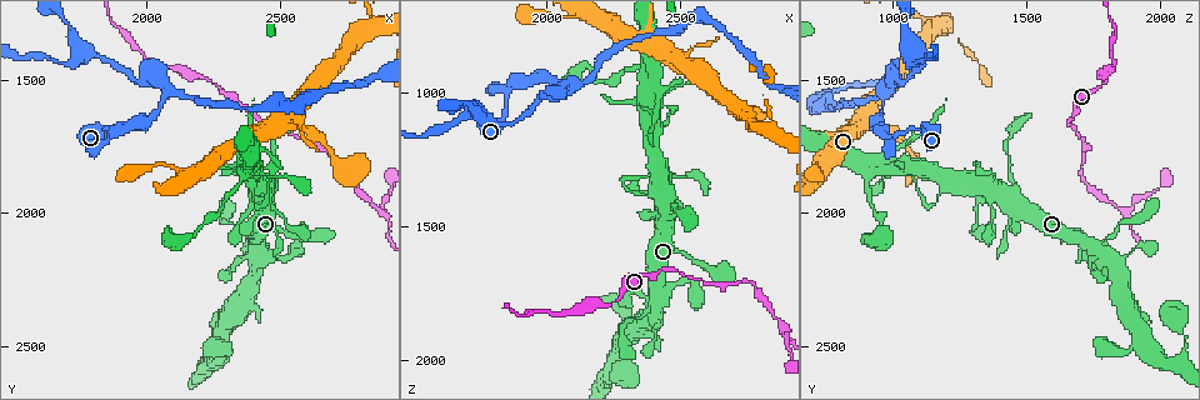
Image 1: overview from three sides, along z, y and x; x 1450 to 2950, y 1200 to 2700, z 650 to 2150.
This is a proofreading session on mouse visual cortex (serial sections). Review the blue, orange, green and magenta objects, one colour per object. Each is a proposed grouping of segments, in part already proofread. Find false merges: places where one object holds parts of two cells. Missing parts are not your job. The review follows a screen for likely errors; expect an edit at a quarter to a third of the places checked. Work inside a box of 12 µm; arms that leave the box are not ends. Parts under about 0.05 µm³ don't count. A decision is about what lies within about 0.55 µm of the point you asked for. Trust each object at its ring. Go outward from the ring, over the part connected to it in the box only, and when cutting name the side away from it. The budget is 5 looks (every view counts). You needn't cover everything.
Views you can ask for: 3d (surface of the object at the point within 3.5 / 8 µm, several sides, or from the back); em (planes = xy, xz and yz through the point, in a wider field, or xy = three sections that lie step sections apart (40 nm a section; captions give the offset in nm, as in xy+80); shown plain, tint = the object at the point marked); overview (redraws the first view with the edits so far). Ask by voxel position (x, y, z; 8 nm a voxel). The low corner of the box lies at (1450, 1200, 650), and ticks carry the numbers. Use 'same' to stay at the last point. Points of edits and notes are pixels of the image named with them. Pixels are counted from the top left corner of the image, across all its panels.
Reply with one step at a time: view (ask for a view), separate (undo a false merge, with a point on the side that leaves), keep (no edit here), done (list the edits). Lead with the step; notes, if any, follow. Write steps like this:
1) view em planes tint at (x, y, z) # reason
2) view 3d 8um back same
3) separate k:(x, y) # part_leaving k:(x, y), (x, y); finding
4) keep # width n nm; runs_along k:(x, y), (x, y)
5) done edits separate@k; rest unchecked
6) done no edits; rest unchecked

view 3d 3.5um back at (2090, 1540, 970) # thin neck

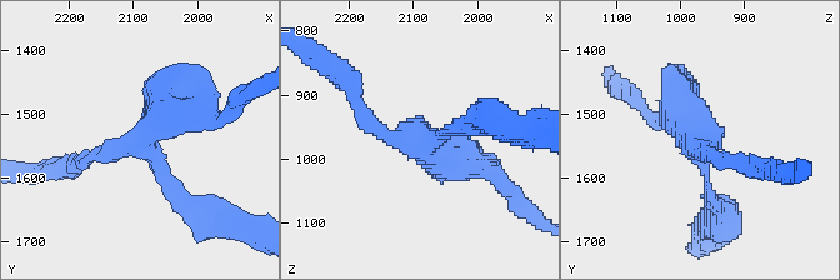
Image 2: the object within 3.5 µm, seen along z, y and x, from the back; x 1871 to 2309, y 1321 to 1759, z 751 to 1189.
view em xy step 5 tint at (2090, 1545, 965) # shape alone is not enough

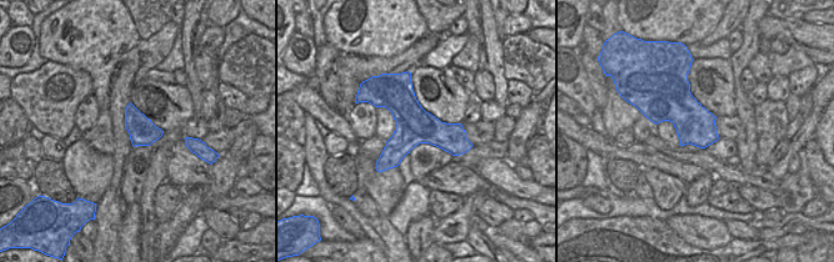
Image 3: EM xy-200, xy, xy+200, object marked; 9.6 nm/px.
keep # width 360 nm; runs_along 2:(718, 208), (701, 143), (669, 111); all the same cell

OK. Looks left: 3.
view 3d 8um back at (2530, 1640, 930) # small branch off a trunk

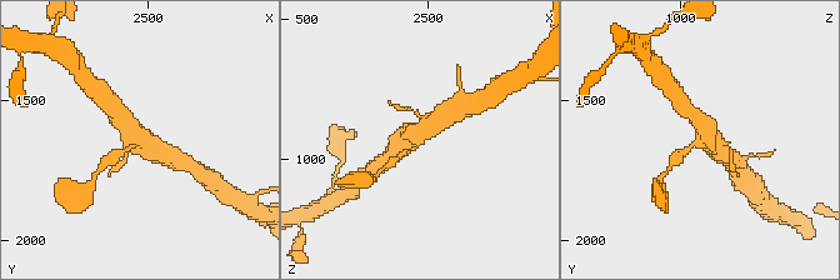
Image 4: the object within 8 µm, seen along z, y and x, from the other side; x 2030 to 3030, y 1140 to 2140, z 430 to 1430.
view em planes tint at (2540, 1660, 940) # need the tissue

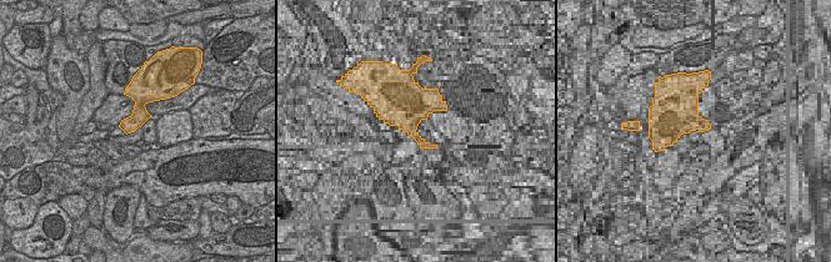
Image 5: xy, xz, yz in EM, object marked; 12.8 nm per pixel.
keep # runs_along 4:(163, 155), (153, 150), (114, 110); one cell here

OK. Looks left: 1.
done no edits; rest unchecked

